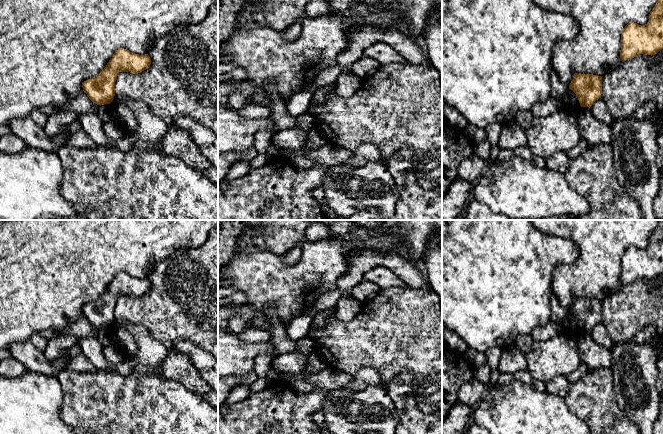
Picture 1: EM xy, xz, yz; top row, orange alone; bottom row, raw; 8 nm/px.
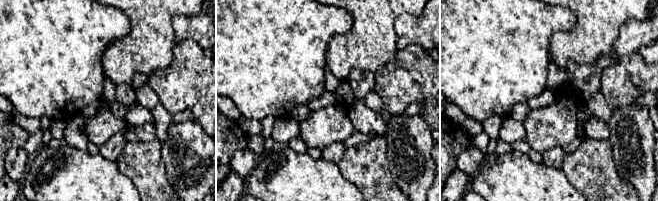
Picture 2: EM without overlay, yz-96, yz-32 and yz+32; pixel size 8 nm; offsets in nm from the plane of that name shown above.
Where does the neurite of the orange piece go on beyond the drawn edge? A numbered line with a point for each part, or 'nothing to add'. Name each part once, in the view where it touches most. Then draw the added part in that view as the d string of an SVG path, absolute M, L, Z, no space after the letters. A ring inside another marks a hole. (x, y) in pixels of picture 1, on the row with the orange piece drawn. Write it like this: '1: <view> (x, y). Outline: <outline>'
nothing to add

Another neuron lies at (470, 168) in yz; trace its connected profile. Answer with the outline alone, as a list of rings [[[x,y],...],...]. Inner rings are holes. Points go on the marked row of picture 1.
[[[475,153],[463,158],[457,168],[457,174],[463,180],[473,185],[480,177],[486,162]]]

